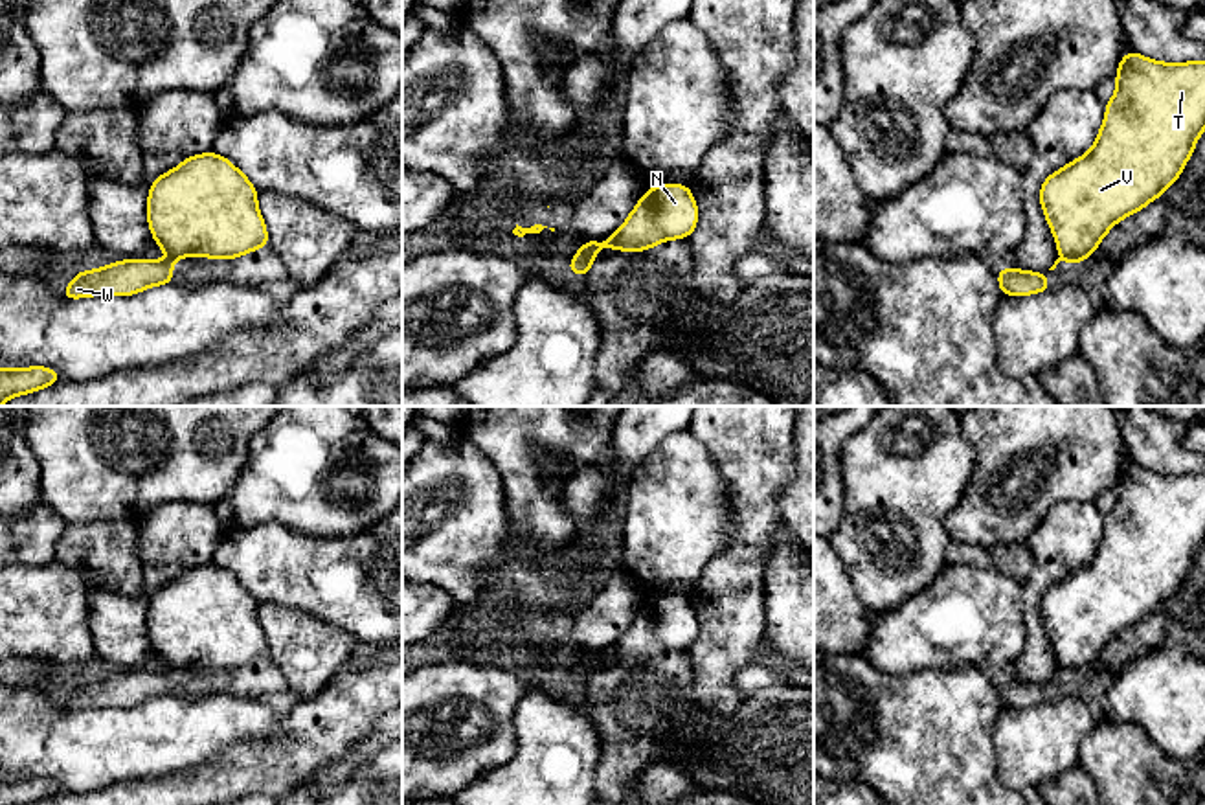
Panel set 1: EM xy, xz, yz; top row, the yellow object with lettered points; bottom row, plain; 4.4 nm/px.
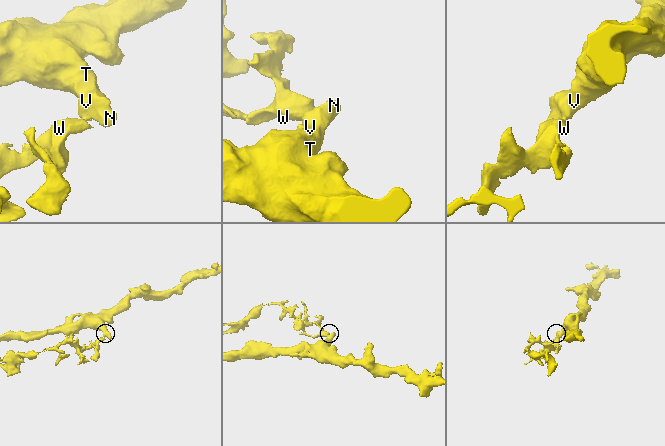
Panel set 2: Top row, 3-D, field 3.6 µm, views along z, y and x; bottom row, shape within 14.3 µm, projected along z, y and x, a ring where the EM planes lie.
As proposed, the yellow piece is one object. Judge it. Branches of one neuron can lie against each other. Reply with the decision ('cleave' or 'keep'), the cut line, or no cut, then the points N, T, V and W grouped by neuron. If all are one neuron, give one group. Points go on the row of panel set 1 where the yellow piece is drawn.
cleave; cut xy (171, 254), (180, 256); groups N T V / W

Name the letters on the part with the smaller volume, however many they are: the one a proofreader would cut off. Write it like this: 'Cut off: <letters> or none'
Cut off: W

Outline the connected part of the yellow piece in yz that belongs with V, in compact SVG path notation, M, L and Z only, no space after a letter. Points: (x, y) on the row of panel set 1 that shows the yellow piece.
M1130 50L1091 151L1040 189L1060 255L1087 259L1121 219L1161 197L1205 130L1205 61L1157 62Z

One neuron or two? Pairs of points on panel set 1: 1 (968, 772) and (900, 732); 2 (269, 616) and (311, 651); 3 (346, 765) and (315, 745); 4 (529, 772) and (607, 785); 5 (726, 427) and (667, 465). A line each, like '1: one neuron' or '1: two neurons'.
1: one neuron
2: one neuron
3: two neurons
4: two neurons
5: two neurons

